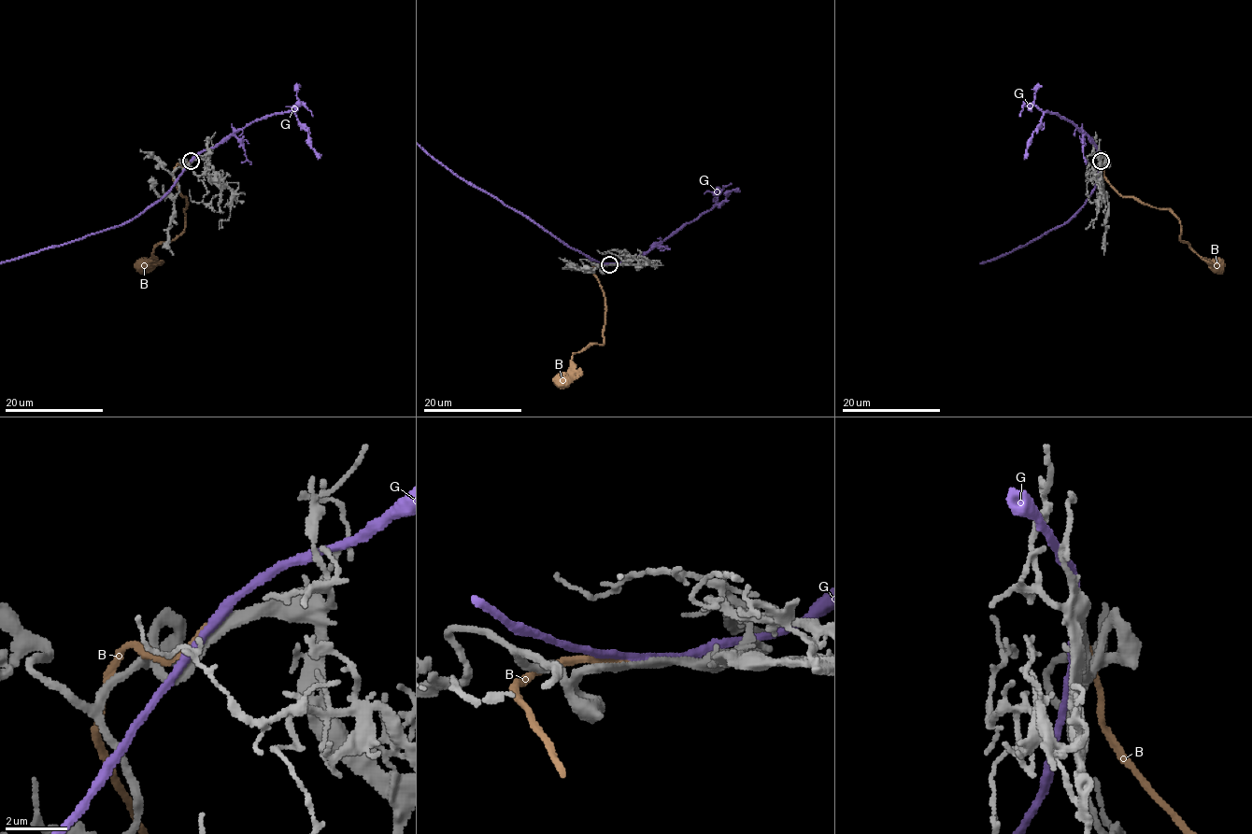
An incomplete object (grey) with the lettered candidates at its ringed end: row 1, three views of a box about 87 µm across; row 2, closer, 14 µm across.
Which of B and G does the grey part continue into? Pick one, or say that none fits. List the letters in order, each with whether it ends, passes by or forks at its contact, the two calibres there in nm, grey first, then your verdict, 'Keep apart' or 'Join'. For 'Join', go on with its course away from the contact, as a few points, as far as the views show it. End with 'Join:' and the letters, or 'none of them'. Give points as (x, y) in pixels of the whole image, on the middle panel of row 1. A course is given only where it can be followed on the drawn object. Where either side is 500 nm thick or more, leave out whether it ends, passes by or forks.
B: It ends there. Thickness 280 nm (grey) against 200 nm. Join. Its course: (609, 265), (592, 268), (602, 286), (605, 317), (604, 343), (592, 344), (575, 352), (569, 375), (558, 386)
G: It passes by. Thickness 280 nm (grey) against 280 nm. Keep apart
Join: B

